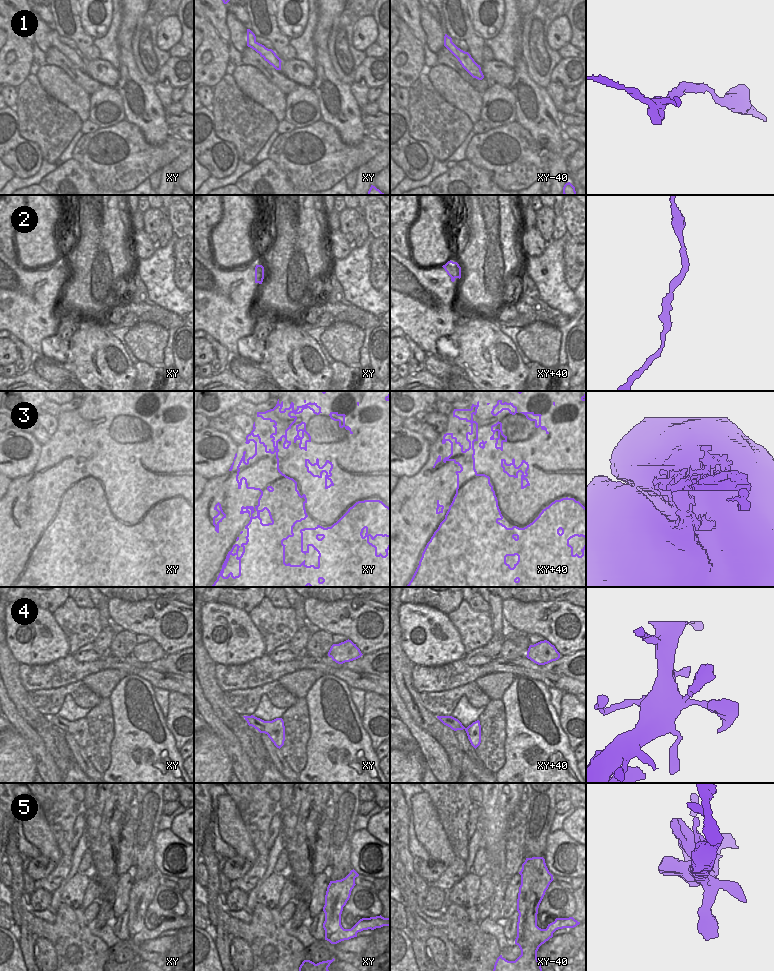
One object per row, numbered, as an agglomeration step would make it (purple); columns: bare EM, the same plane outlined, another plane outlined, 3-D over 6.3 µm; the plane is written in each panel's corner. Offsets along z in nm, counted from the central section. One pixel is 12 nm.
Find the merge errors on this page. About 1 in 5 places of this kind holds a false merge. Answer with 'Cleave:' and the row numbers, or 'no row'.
Cleave: no row

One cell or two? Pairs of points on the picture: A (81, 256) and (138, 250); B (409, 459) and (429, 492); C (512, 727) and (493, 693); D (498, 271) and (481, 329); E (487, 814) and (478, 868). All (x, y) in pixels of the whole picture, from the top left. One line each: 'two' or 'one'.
A: two
B: two
C: two
D: two
E: two

